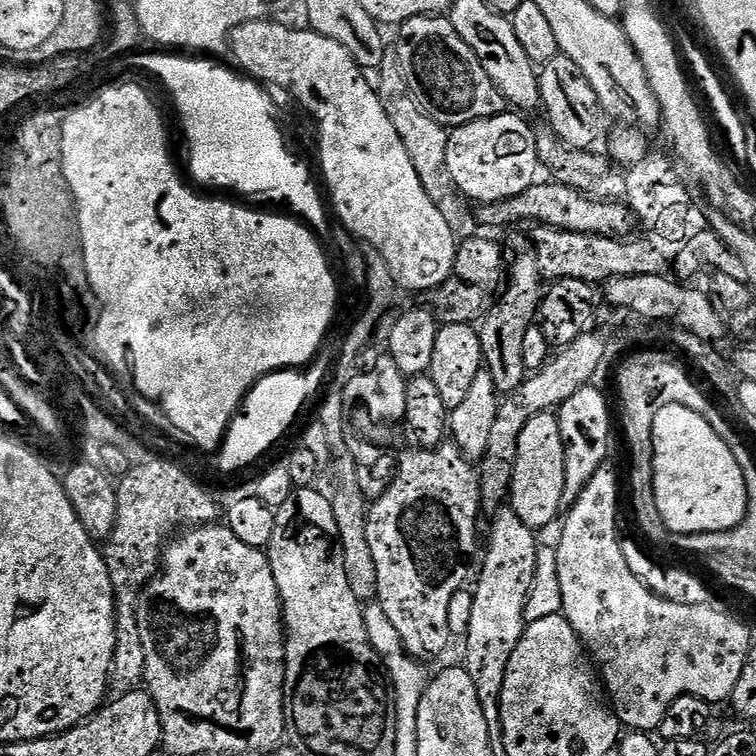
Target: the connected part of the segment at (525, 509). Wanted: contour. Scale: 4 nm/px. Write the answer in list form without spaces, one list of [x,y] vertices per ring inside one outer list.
[[[555,411],[534,414],[522,434],[518,434],[518,448],[512,474],[510,507],[514,515],[522,518],[526,526],[541,530],[556,520],[556,514],[562,510],[561,500],[566,480],[566,462],[562,446],[560,418]]]

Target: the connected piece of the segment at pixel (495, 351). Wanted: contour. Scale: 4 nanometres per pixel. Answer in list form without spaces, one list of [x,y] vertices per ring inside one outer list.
[[[531,251],[518,253],[512,260],[512,277],[508,280],[508,289],[505,290],[500,305],[496,309],[493,307],[483,317],[484,325],[479,325],[483,367],[490,374],[497,392],[501,394],[512,392],[526,378],[526,369],[522,362],[522,342],[526,338],[526,330],[533,327],[542,304],[540,284],[542,285],[542,277],[535,255]]]

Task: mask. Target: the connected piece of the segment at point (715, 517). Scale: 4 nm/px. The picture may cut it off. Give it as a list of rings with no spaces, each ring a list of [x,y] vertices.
[[[675,404],[658,410],[652,427],[652,485],[656,505],[669,533],[677,537],[738,527],[747,513],[746,480],[729,446],[711,428],[710,422],[686,406]]]

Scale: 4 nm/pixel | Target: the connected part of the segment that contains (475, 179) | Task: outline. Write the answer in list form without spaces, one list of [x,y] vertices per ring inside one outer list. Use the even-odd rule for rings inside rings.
[[[501,114],[485,120],[475,120],[461,128],[451,129],[446,150],[446,166],[450,170],[450,178],[461,197],[469,196],[477,200],[477,205],[497,204],[499,200],[509,200],[512,196],[522,194],[537,179],[535,140],[531,123],[523,115]]]

